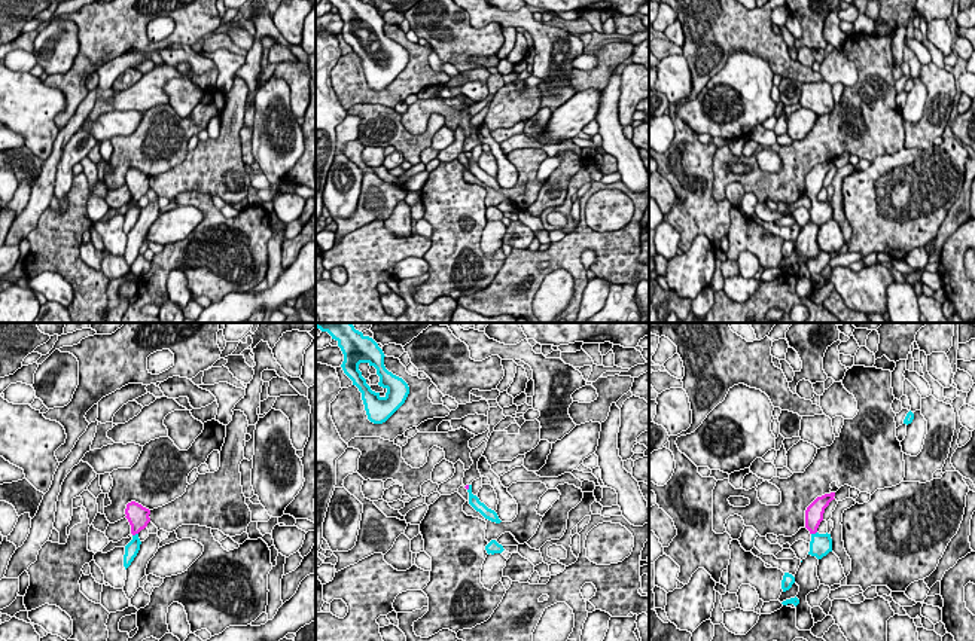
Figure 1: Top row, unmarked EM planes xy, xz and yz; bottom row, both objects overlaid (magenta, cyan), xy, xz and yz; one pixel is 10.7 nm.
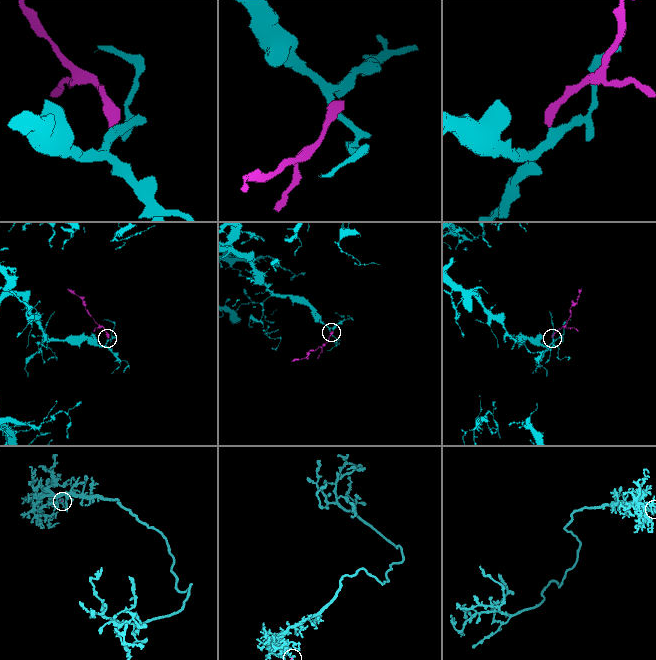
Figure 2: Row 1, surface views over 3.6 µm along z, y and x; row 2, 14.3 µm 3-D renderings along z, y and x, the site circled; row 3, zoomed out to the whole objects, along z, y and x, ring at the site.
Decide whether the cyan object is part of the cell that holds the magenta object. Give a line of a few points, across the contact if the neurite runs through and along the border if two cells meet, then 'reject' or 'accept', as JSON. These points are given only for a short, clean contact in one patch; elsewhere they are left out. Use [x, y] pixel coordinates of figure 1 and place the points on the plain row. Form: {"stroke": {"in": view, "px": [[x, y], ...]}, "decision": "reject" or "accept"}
{"stroke": {"in": "xy", "px": [[137, 182], [134, 201], [131, 216]]}, "decision": "accept"}

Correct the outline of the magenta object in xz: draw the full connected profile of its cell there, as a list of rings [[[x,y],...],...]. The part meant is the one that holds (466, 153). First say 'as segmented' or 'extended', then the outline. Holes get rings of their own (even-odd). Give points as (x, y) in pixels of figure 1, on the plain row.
extended; [[[472,152],[464,153],[469,159],[469,171],[479,178],[485,186],[500,190],[502,187],[499,186],[497,180],[491,175],[488,175],[484,170],[479,168],[476,162],[472,161]]]

